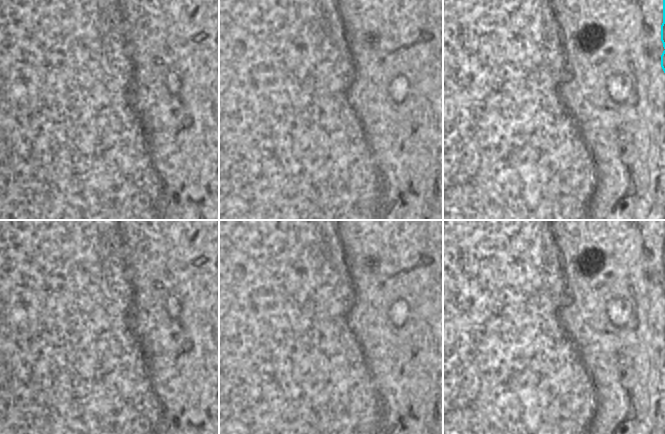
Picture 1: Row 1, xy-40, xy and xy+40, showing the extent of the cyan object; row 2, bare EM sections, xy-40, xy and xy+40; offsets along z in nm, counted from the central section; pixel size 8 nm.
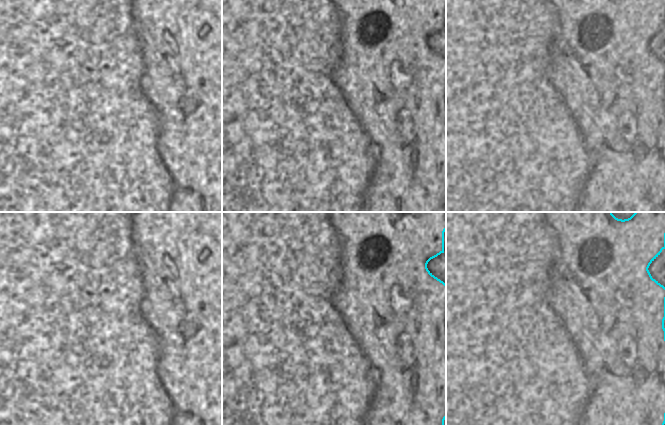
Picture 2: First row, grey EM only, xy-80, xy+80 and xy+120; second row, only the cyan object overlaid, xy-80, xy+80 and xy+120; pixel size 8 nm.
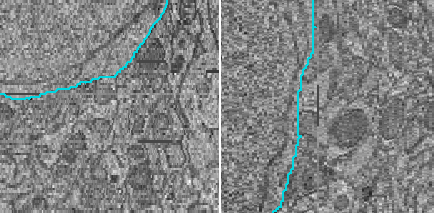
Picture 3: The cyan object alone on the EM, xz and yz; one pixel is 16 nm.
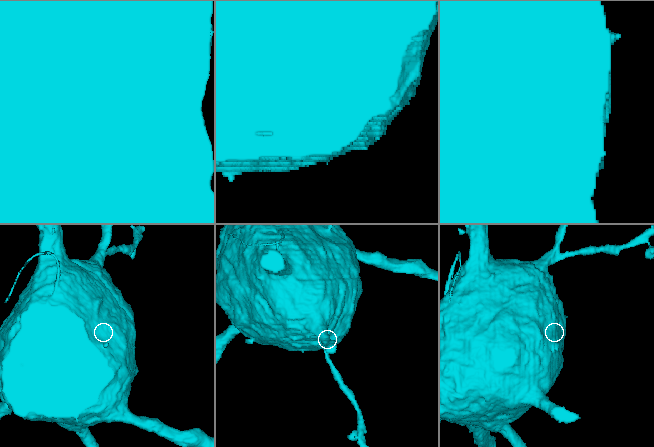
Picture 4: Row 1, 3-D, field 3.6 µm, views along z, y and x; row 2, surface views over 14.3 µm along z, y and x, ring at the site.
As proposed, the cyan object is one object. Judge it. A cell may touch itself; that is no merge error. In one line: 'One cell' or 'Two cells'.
One cell

